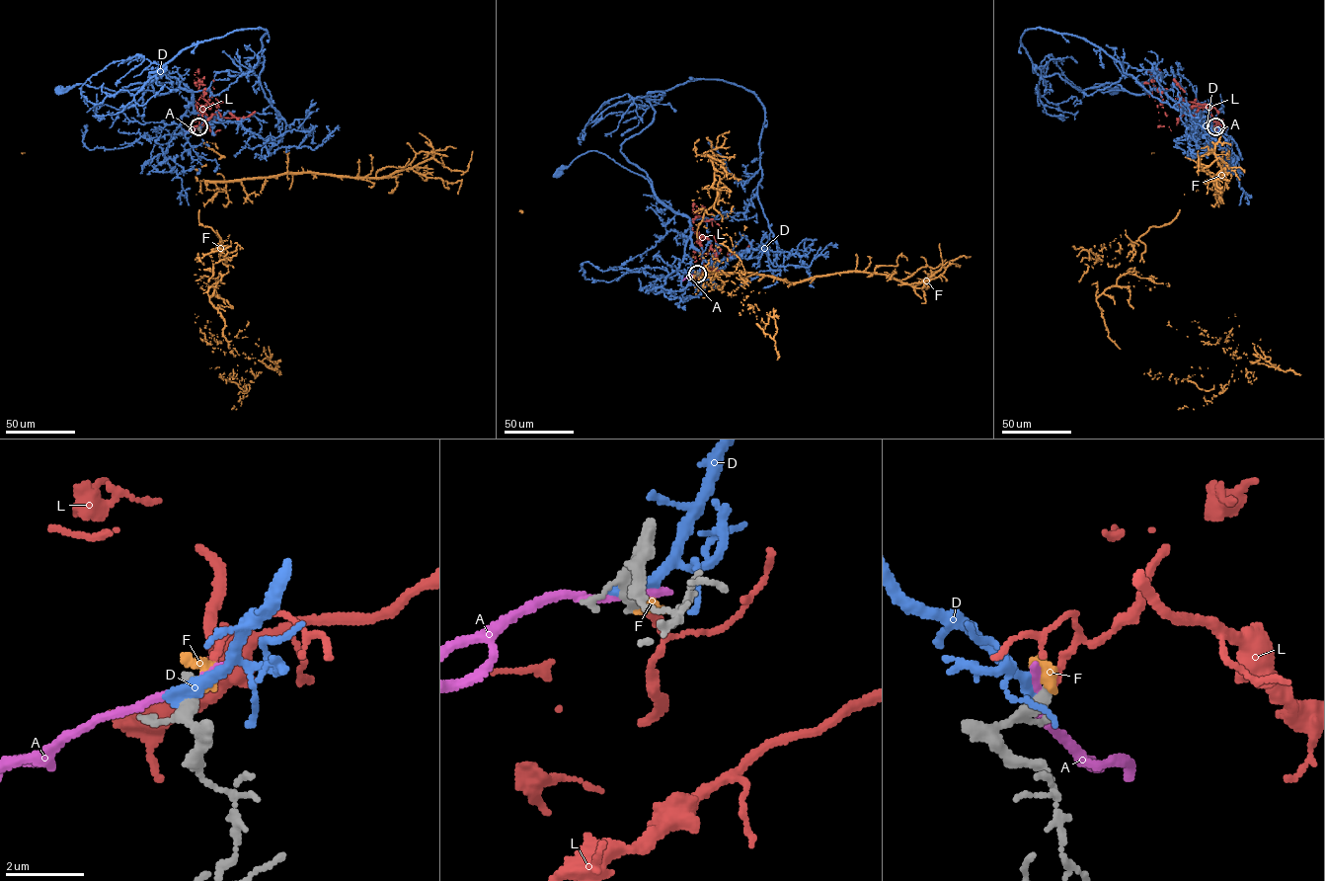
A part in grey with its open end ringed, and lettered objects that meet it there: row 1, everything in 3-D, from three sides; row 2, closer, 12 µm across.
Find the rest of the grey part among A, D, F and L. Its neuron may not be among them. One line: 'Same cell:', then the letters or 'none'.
Same cell: L

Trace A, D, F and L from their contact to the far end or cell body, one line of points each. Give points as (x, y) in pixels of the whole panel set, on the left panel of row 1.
A: (198, 127), (184, 132)
D: (198, 127), (205, 118), (194, 112), (192, 93), (183, 89), (157, 94), (78, 84), (59, 90)
F: (198, 126), (226, 184), (196, 181), (228, 267), (209, 298), (220, 374), (248, 390), (252, 354), (275, 361)
L: (199, 126), (195, 113), (210, 106), (196, 109), (204, 77), (196, 86), (202, 96)

